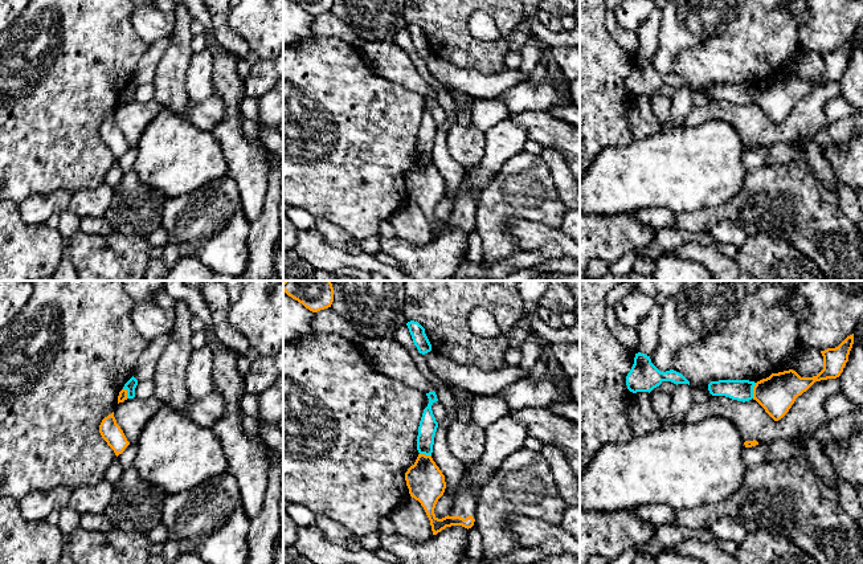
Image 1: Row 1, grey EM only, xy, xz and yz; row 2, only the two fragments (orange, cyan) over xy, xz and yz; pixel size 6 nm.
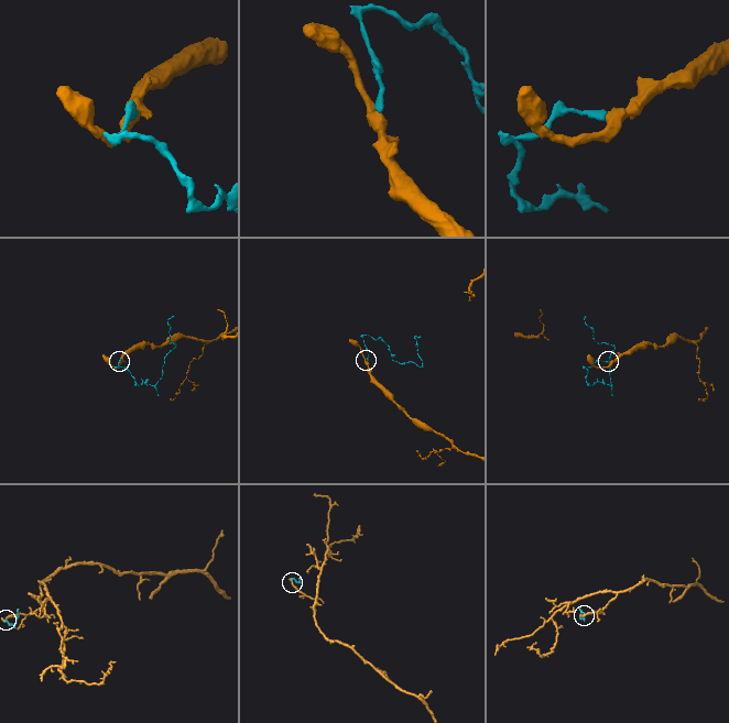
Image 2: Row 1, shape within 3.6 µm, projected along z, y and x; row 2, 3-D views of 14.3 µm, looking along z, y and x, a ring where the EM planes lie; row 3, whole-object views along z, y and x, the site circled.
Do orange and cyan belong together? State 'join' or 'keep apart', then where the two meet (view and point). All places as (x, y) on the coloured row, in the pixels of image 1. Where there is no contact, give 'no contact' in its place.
join | yz (753, 391)

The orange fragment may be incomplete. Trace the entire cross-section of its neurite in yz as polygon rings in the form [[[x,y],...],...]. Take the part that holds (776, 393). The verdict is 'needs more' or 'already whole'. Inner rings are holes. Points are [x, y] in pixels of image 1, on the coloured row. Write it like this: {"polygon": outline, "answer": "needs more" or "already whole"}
{"polygon": [[[854,334],[838,347],[821,351],[823,369],[813,377],[801,377],[789,369],[772,373],[757,383],[749,380],[719,380],[708,384],[712,396],[725,396],[737,401],[756,400],[774,420],[781,420],[792,408],[795,399],[806,392],[815,381],[837,379],[843,372],[854,344]]], "answer": "needs more"}

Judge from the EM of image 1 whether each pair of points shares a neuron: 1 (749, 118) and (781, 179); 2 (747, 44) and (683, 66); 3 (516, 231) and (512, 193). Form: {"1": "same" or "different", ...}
{"1": "different", "2": "same", "3": "different"}

